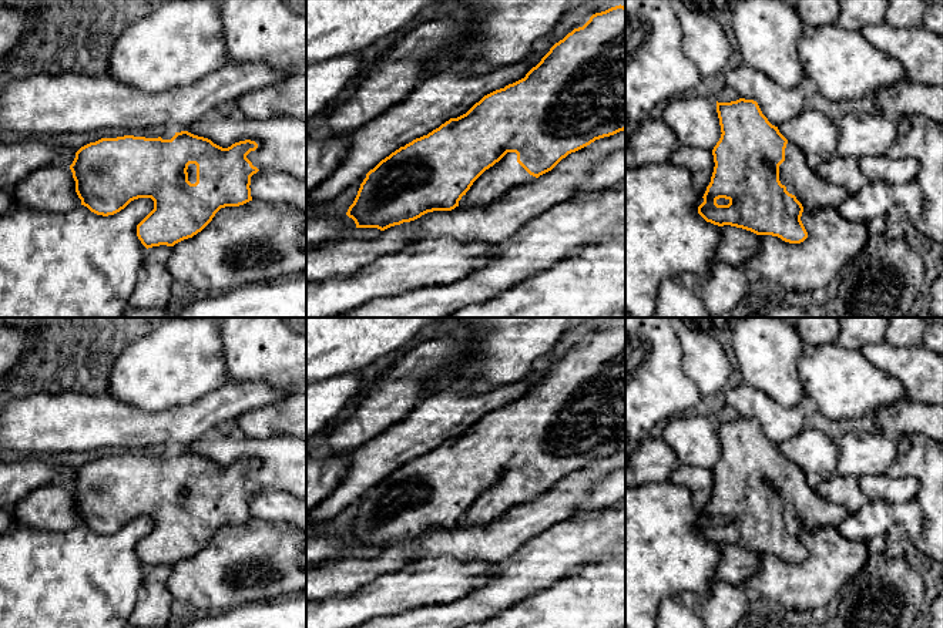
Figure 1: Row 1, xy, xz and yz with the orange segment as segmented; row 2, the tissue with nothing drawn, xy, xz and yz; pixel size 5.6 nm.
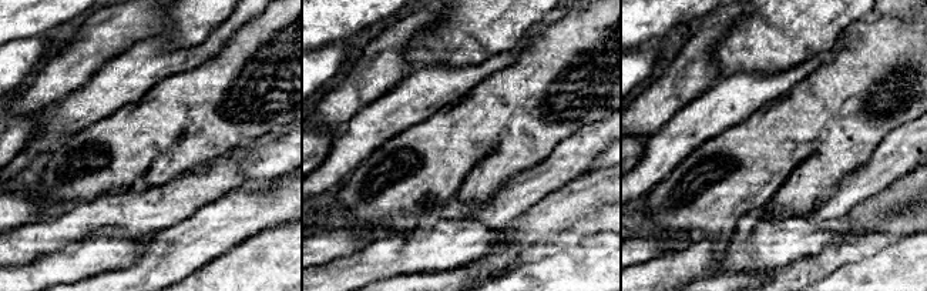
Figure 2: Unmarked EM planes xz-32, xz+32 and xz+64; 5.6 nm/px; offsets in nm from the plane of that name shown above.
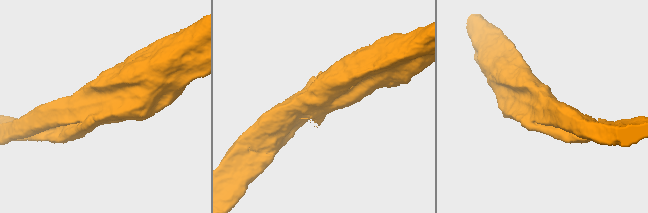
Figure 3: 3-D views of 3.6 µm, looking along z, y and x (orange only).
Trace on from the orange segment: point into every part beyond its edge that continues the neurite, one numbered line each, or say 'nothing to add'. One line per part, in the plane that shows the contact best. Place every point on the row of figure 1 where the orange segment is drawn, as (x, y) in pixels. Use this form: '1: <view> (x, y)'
1: xz (507, 174)

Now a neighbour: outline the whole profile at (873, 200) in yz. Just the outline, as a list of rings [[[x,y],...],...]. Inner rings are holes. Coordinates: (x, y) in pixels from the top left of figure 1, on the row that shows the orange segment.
[[[868,181],[859,192],[849,195],[836,211],[843,219],[866,224],[873,218],[886,216],[893,205],[893,184]]]

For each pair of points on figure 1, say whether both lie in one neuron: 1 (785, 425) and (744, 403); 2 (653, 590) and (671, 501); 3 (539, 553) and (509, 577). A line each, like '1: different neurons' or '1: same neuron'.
1: same neuron
2: same neuron
3: same neuron

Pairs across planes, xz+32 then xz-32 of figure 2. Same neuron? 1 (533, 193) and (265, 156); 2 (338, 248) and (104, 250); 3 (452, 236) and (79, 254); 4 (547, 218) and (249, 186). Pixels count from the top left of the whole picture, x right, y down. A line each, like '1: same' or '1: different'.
1: different
2: different
3: same
4: different

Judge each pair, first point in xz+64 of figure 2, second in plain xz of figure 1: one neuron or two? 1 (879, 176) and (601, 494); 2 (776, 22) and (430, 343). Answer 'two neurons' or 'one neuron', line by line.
1: two neurons
2: two neurons

